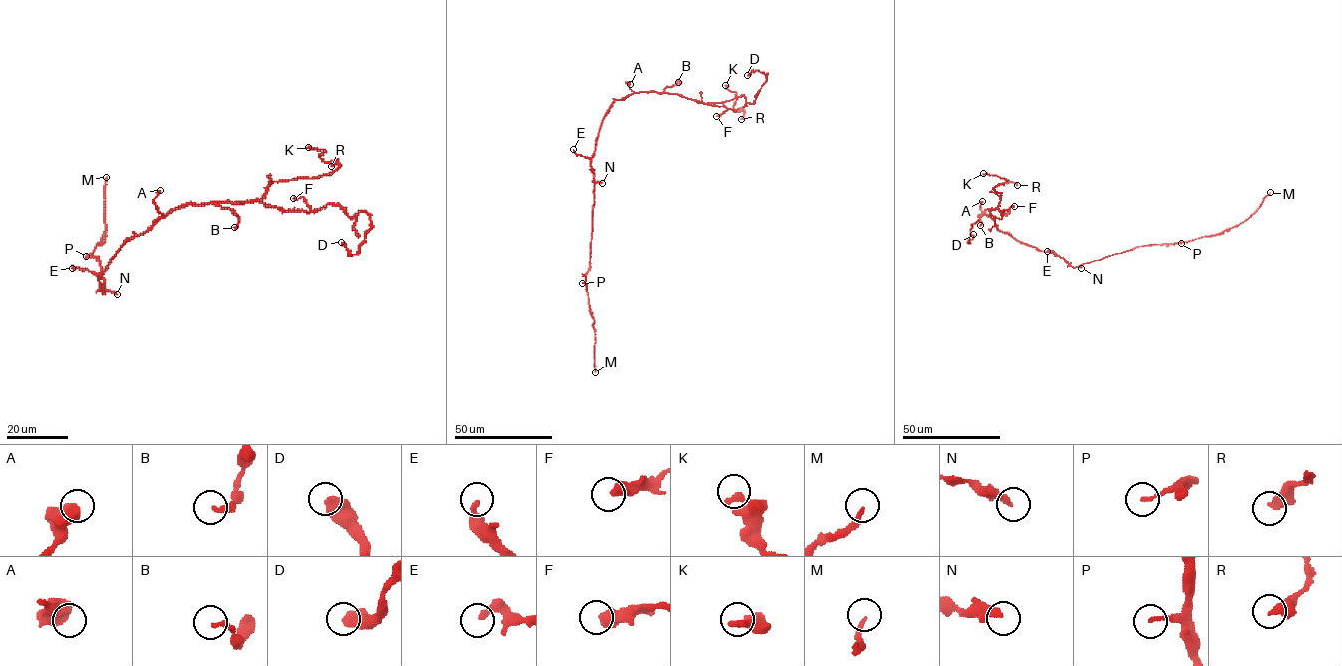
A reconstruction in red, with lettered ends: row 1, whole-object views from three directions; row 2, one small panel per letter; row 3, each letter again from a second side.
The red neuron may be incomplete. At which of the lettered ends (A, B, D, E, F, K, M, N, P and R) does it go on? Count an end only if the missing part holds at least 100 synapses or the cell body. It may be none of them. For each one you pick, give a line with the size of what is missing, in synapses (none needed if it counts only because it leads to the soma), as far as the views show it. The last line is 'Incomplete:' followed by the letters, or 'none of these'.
M: 200 syn
Incomplete: M

